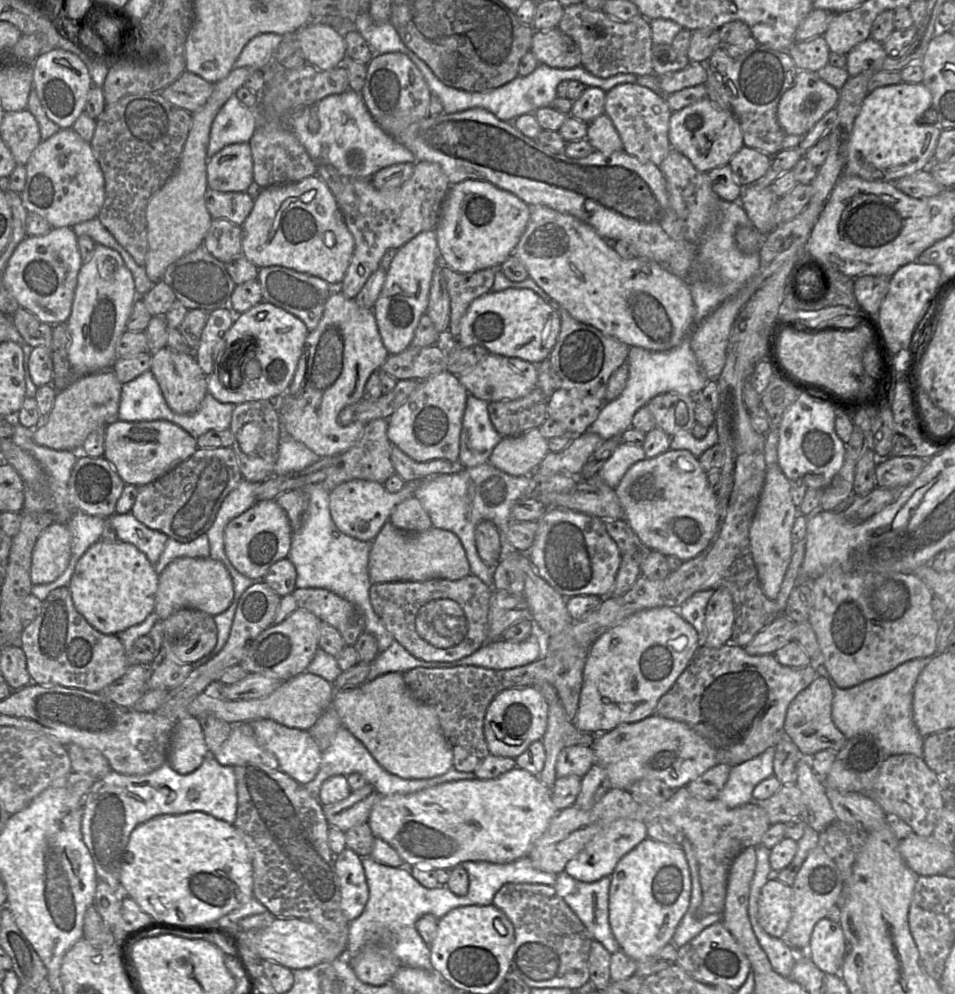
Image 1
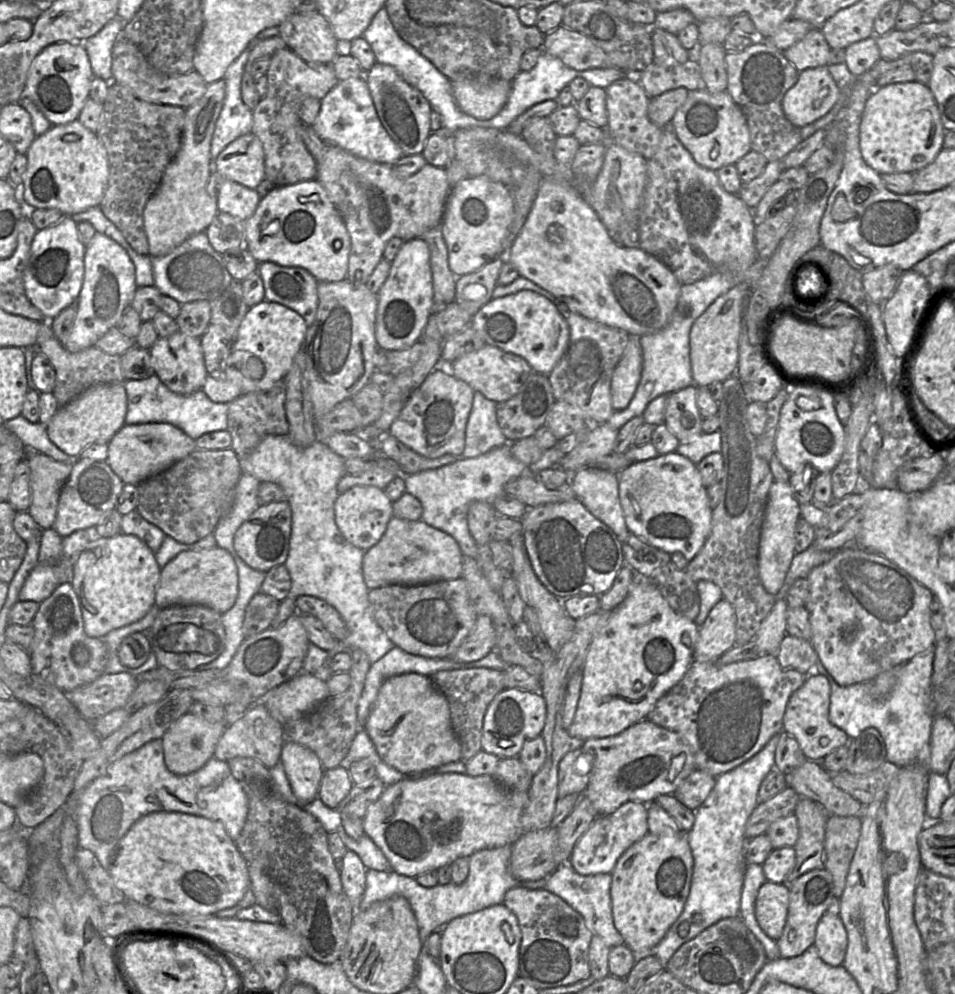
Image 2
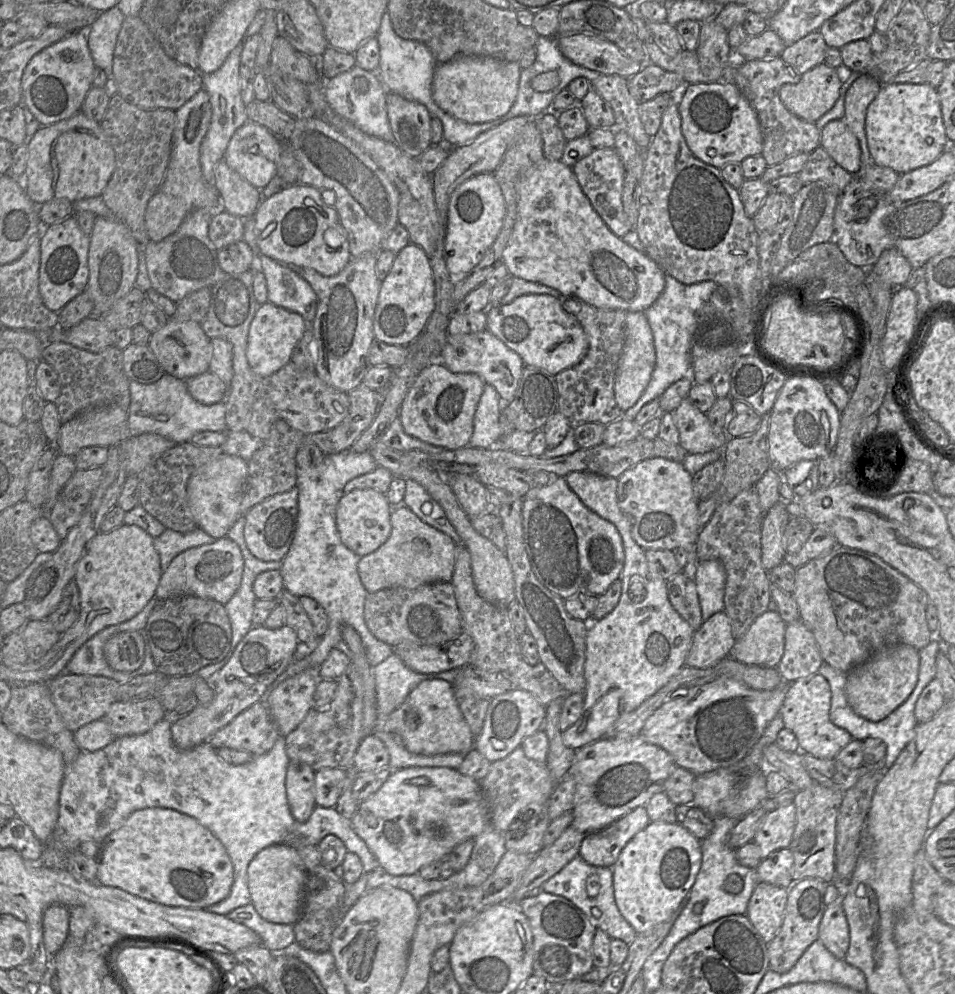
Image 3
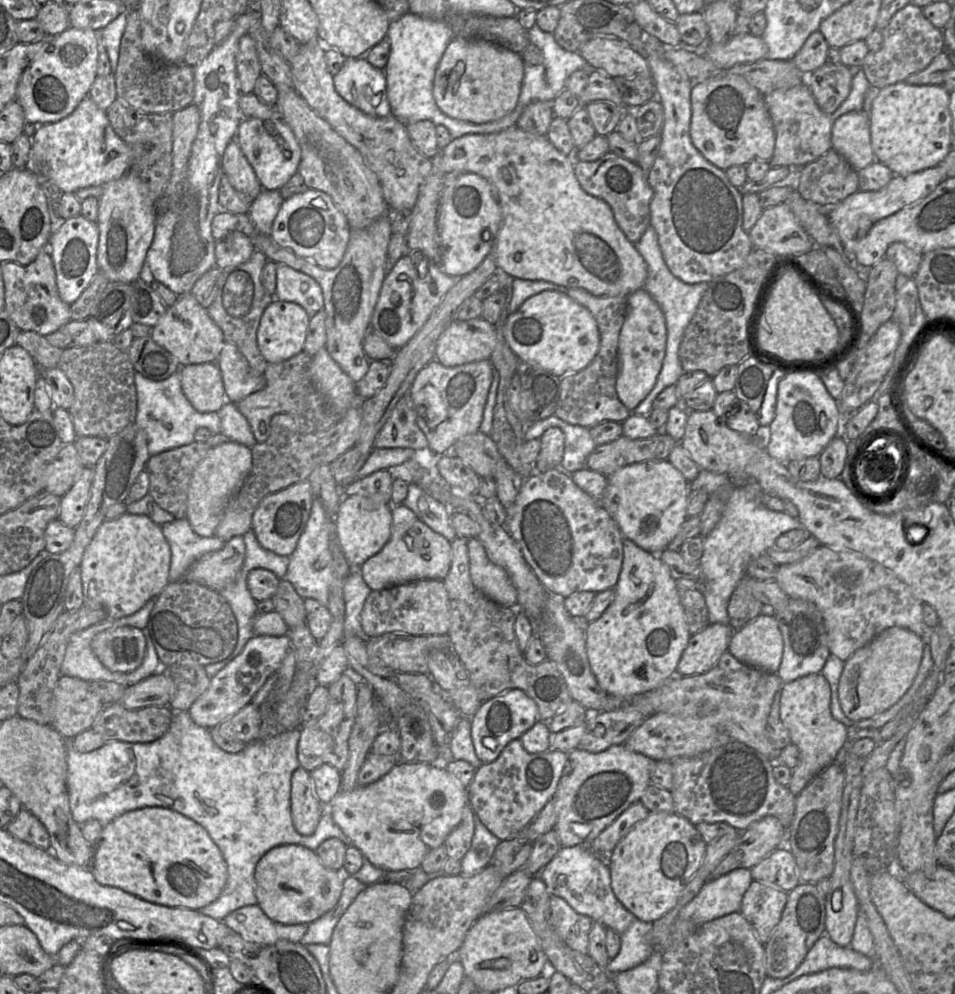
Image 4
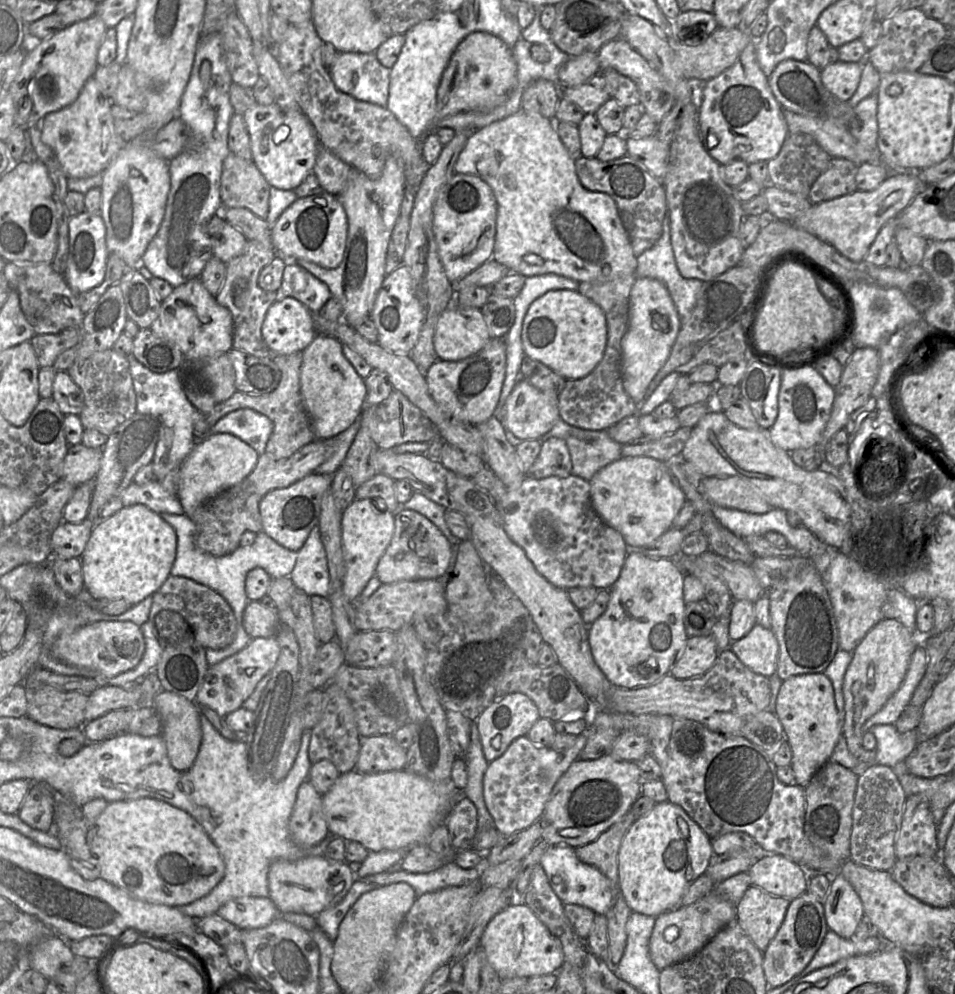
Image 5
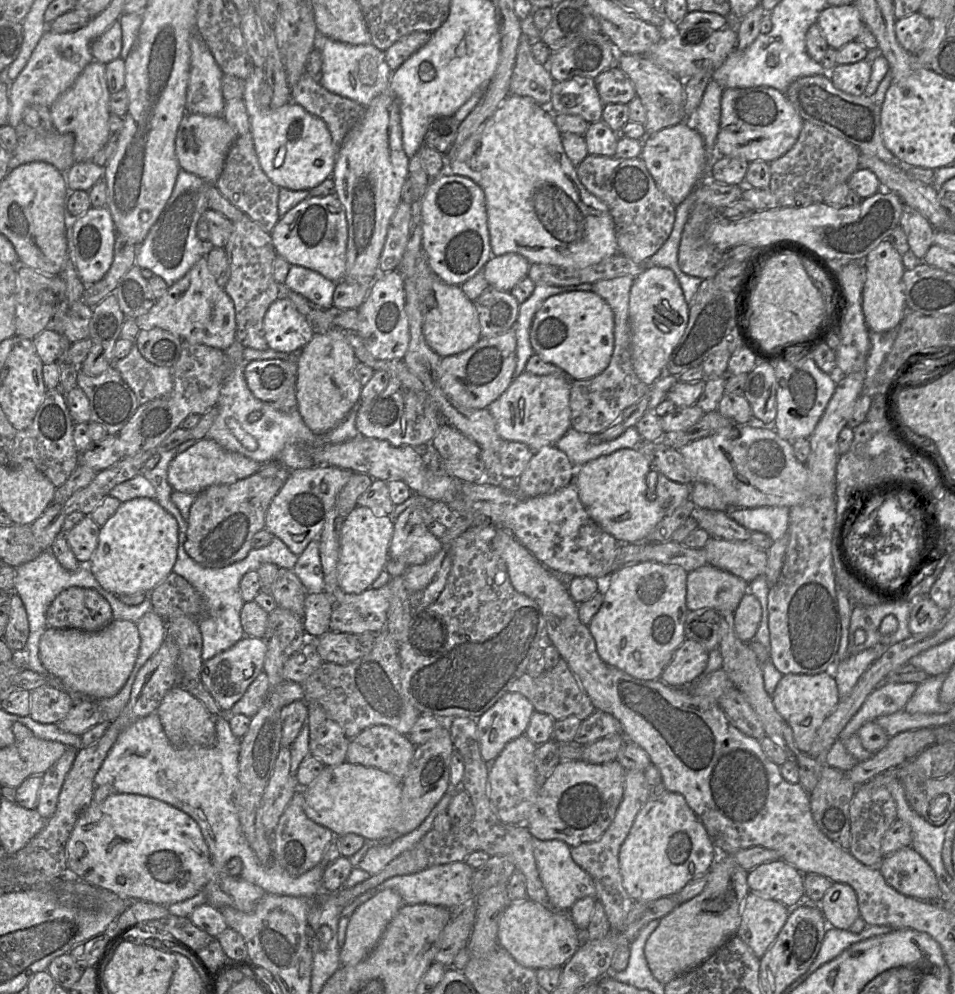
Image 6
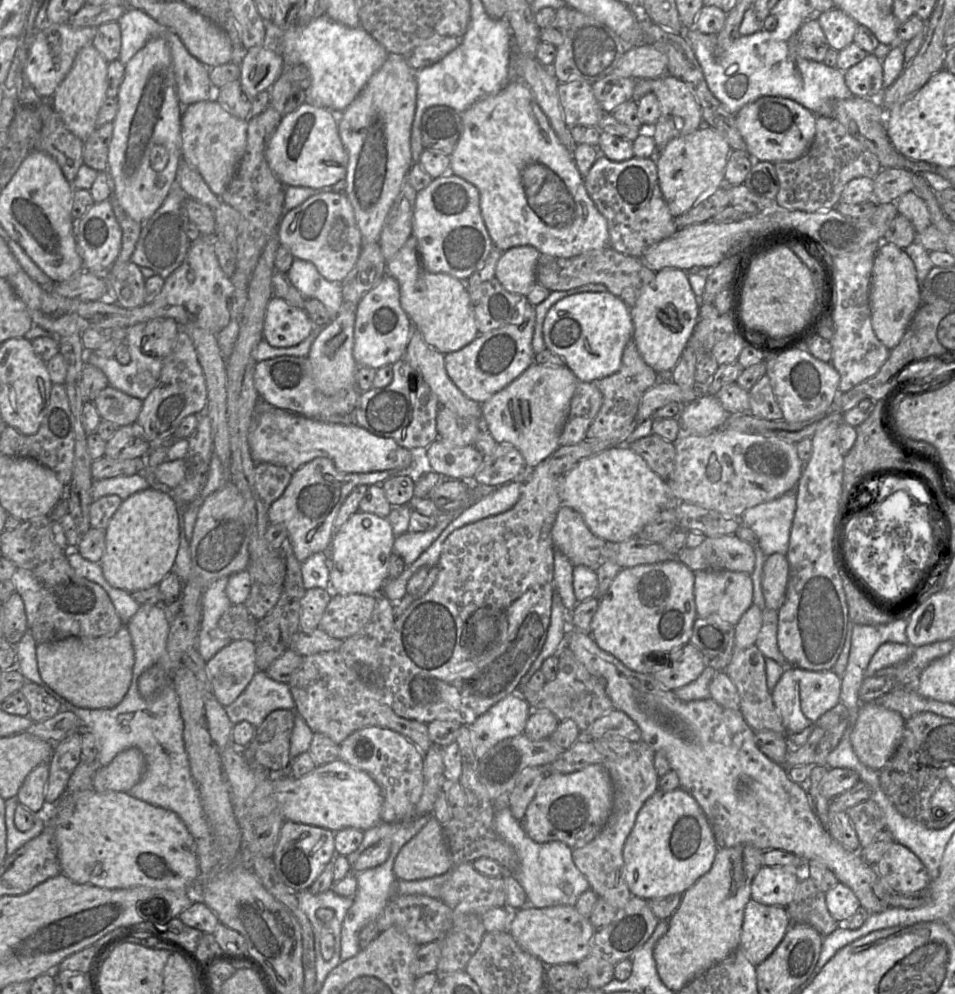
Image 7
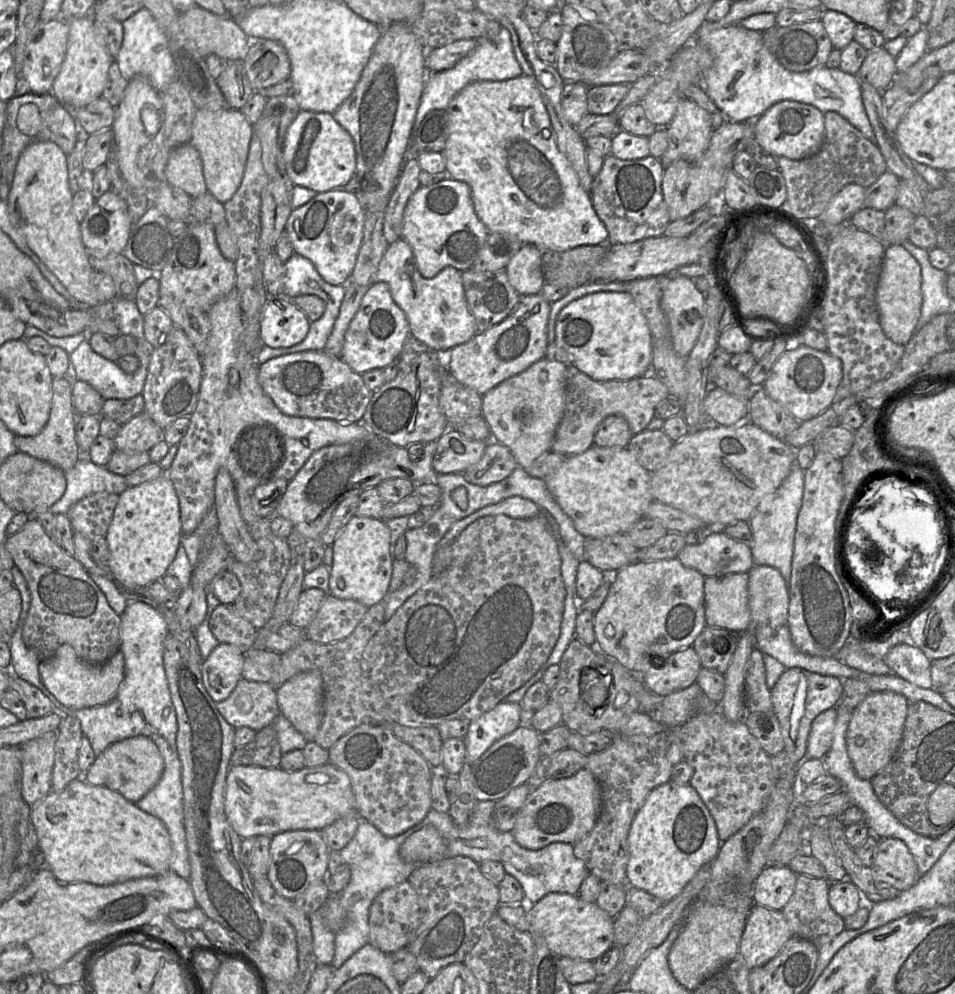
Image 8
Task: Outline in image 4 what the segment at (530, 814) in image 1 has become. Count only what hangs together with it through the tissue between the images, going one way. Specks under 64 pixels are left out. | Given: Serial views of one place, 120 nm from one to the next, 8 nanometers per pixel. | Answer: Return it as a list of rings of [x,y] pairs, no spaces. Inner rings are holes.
[[[398,762],[387,774],[385,774],[379,780],[367,785],[357,785],[350,791],[340,792],[332,799],[328,806],[324,806],[332,815],[335,823],[342,829],[345,835],[348,837],[351,845],[358,848],[363,854],[365,860],[369,861],[376,867],[383,869],[384,871],[401,871],[401,870],[415,870],[421,866],[421,863],[428,852],[432,849],[444,844],[447,836],[452,832],[454,828],[458,826],[461,821],[462,813],[467,805],[467,790],[461,782],[452,775],[444,765],[442,764],[429,764],[421,762]]]

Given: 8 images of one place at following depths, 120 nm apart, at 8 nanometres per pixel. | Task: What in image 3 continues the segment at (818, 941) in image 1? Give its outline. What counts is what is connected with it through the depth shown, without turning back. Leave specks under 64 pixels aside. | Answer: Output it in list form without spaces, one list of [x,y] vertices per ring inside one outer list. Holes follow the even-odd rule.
[[[841,896],[826,906],[818,927],[818,939],[833,956],[844,959],[850,935]]]

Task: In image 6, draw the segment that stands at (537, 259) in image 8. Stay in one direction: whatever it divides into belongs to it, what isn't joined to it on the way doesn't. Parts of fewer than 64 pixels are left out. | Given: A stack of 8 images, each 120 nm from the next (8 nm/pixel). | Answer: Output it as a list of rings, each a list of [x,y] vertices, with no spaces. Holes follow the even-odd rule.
[[[517,253],[491,256],[482,268],[489,285],[502,291],[510,292],[523,278],[528,276],[529,261]]]

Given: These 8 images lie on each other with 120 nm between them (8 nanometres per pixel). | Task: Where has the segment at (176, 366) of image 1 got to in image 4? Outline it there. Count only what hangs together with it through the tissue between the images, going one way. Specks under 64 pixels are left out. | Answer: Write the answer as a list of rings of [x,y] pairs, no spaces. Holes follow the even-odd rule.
[[[191,293],[180,295],[172,306],[167,307],[166,313],[152,328],[150,335],[156,344],[177,359],[180,366],[214,363],[225,343],[222,330]]]

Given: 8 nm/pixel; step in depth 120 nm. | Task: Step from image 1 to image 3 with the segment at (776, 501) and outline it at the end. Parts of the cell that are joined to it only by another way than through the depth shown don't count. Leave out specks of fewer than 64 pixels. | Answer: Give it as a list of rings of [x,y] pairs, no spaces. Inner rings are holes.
[[[777,501],[764,514],[761,530],[761,564],[765,571],[783,562],[784,531],[790,520],[790,515],[786,510],[786,502]]]

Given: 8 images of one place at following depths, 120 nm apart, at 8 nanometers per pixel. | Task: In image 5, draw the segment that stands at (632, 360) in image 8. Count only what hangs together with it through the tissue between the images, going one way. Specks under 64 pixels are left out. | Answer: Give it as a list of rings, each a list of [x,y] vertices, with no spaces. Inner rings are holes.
[[[548,291],[530,305],[521,340],[527,357],[543,363],[566,380],[581,379],[603,358],[607,342],[606,317],[597,304],[578,291]]]

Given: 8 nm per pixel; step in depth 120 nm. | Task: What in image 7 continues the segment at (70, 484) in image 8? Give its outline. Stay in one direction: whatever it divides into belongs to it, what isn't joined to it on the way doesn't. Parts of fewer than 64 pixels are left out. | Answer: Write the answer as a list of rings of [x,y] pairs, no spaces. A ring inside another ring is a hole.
[[[141,474],[116,476],[94,480],[91,487],[93,500],[105,495],[118,495],[125,500],[132,494],[149,488],[147,480]]]

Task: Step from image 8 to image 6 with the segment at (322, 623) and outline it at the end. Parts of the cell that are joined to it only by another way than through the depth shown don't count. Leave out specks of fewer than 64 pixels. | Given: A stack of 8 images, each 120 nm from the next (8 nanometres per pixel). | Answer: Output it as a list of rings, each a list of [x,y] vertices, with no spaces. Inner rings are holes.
[[[390,581],[381,588],[368,588],[359,593],[346,593],[332,603],[330,630],[344,633],[379,632],[386,628],[391,601]]]

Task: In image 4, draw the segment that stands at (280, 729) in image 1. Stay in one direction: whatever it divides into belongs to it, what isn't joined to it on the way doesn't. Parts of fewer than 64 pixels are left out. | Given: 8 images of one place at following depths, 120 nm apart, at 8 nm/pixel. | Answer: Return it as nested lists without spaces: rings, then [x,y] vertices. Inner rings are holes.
[[[297,768],[291,778],[291,815],[295,829],[302,835],[315,832],[324,805],[317,798],[311,773]]]

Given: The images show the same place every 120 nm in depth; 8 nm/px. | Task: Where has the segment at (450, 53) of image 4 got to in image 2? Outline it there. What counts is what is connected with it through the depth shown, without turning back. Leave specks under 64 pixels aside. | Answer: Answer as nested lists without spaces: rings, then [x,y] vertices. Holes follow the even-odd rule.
[[[468,78],[451,82],[451,85],[462,112],[479,120],[489,120],[505,106],[511,83],[497,78]]]

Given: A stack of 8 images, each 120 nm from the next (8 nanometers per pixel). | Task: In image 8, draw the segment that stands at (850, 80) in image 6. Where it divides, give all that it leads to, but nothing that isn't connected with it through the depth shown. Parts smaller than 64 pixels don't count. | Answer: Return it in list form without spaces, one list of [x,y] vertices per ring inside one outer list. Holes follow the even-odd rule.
[[[884,48],[867,53],[858,73],[860,84],[869,83],[879,91],[888,88],[897,74],[896,59]]]

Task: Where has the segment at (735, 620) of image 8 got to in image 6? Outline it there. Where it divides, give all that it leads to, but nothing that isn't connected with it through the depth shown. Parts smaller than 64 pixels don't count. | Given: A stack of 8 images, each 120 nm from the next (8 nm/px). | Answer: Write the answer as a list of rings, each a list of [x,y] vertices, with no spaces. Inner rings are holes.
[[[704,565],[688,572],[686,606],[689,611],[699,609],[734,612],[748,592],[748,583],[712,565]]]

